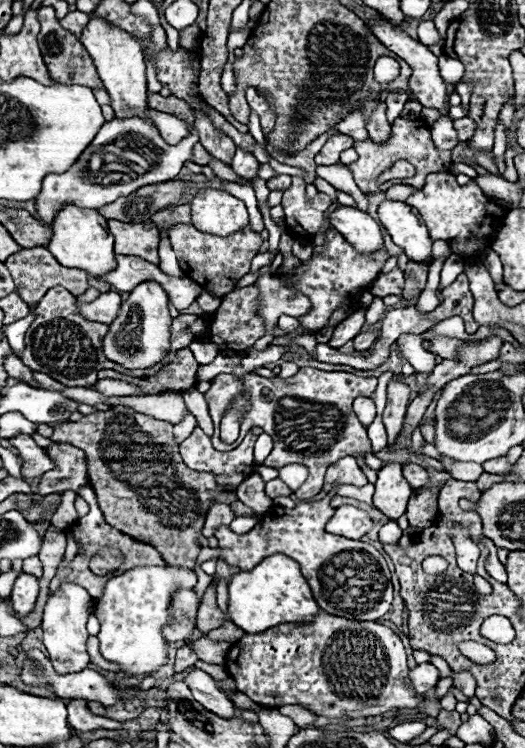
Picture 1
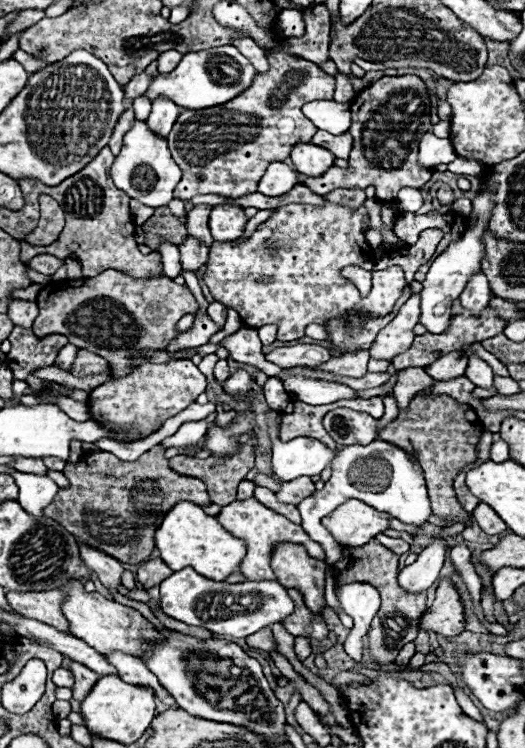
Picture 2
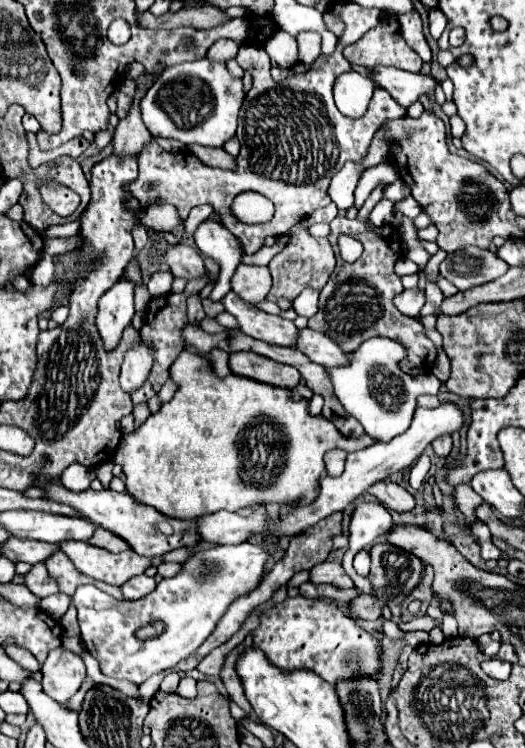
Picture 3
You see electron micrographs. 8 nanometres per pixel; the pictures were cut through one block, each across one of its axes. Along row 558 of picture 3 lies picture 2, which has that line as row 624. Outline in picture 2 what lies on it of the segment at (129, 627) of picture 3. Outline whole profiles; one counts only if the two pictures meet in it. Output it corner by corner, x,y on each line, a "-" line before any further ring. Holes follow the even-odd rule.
192,568
174,572
170,578
160,582
160,604
162,610
184,624
202,626
212,634
246,638
264,626
282,622
294,612
294,604
286,594
286,588
272,580
246,580
240,584
216,582
200,576

